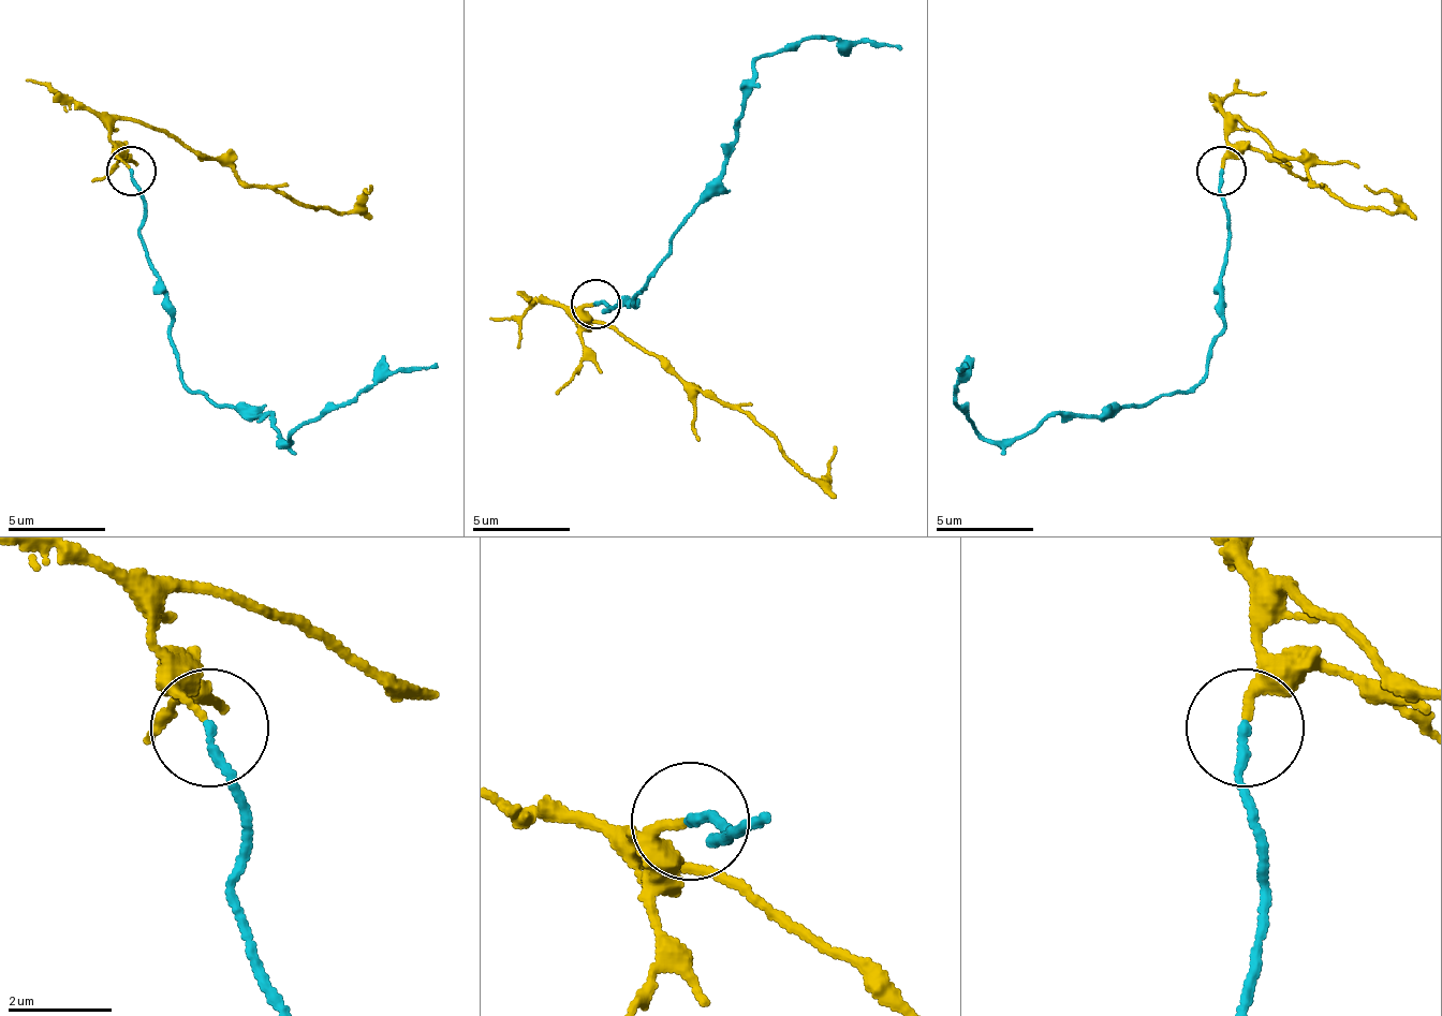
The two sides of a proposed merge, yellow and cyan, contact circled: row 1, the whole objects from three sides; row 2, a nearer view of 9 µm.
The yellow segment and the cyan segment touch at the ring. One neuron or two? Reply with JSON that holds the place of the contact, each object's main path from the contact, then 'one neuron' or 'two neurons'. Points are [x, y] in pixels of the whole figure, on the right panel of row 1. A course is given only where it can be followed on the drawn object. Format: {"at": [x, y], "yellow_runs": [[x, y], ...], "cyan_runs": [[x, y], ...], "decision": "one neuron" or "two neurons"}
{"at": [1221, 171], "yellow_runs": [[1220, 167], [1225, 128], [1240, 118], [1328, 192], [1393, 211], [1397, 206], [1387, 192], [1363, 187]], "cyan_runs": [[1220, 172], [1230, 240], [1225, 329], [1191, 388], [1058, 413], [1018, 438], [984, 442], [955, 408], [965, 369]], "decision": "one neuron"}

